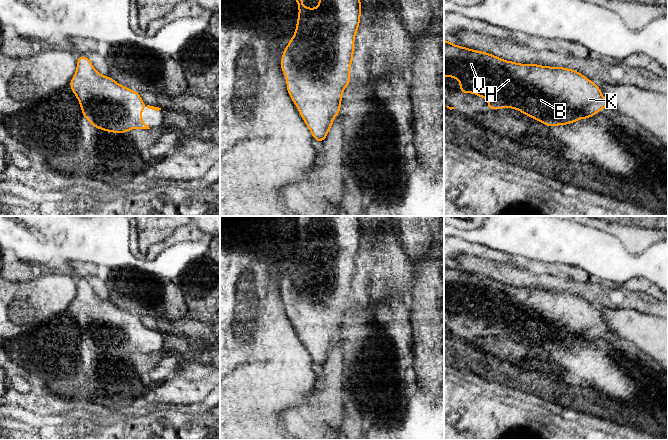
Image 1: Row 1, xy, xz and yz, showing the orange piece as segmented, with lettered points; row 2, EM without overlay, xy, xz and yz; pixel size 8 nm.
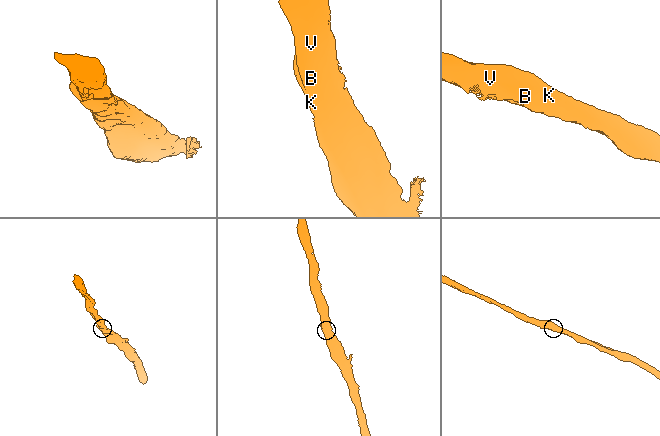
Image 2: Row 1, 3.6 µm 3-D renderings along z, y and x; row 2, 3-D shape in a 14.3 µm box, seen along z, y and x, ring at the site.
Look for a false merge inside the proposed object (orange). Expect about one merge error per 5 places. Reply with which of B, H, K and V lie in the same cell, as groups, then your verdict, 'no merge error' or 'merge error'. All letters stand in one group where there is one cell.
B H K V | no merge error

